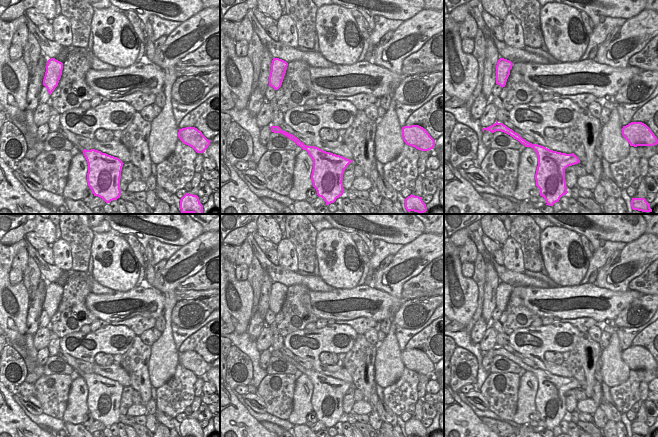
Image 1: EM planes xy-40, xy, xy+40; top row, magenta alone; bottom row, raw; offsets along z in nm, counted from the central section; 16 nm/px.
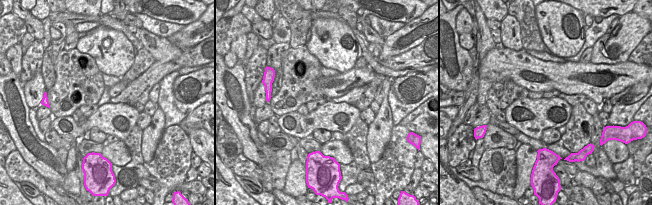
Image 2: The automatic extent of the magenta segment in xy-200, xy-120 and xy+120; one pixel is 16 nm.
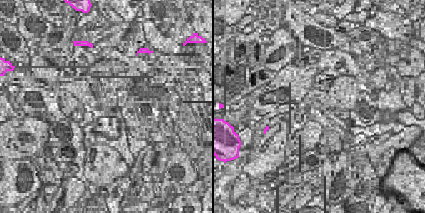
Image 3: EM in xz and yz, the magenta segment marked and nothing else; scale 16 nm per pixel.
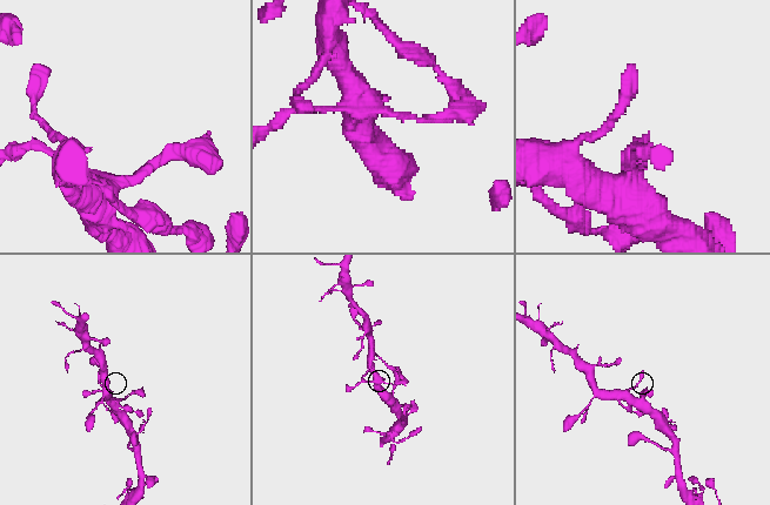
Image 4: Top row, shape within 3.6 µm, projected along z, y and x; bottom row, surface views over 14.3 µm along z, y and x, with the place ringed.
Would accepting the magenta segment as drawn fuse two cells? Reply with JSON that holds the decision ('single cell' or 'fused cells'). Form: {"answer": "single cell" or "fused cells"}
{"answer": "single cell"}

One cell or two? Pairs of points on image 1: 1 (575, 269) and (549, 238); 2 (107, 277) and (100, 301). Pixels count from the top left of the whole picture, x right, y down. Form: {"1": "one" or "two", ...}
{"1": "one", "2": "two"}

